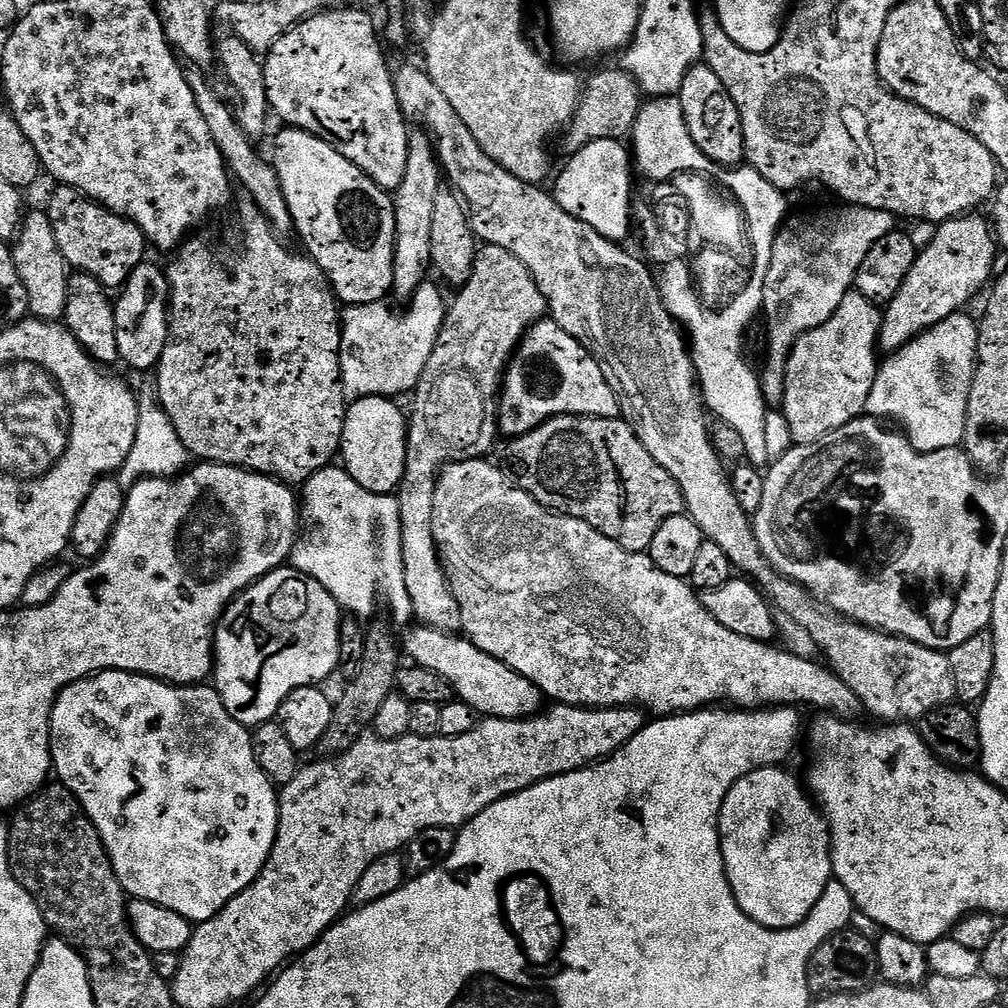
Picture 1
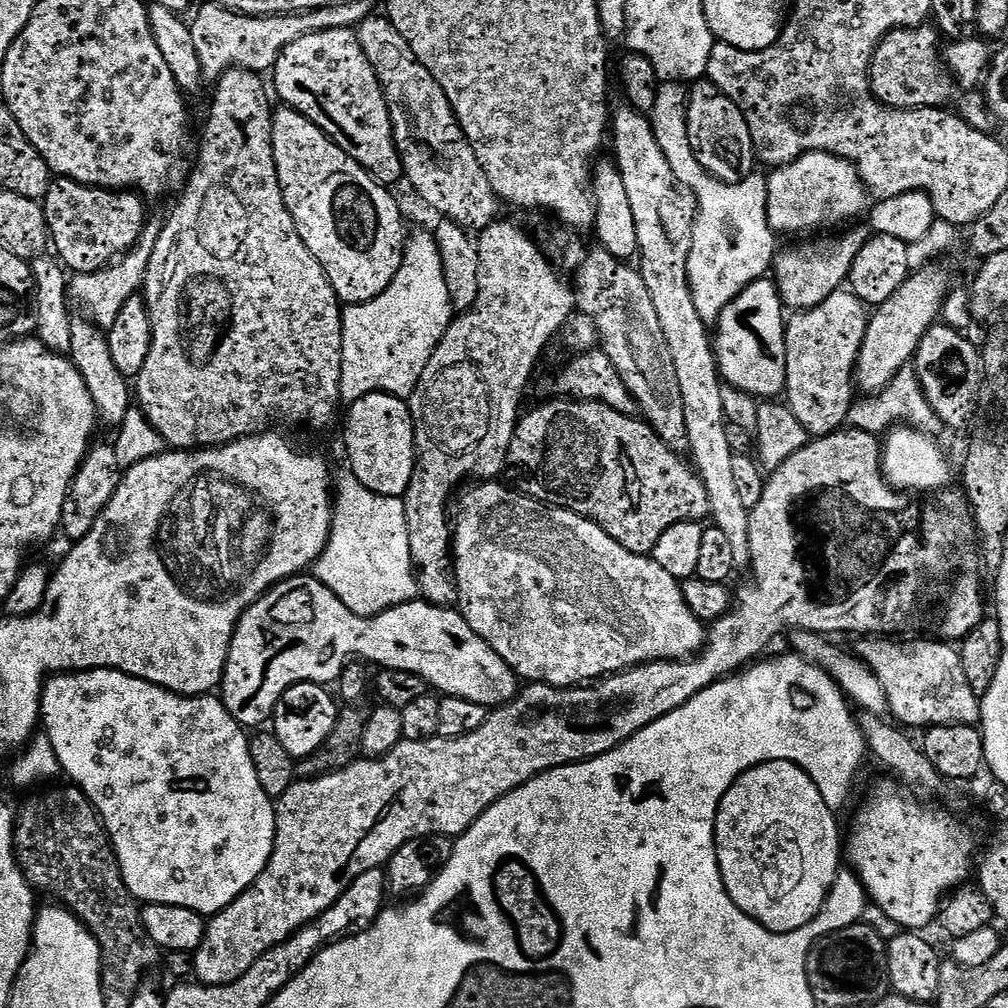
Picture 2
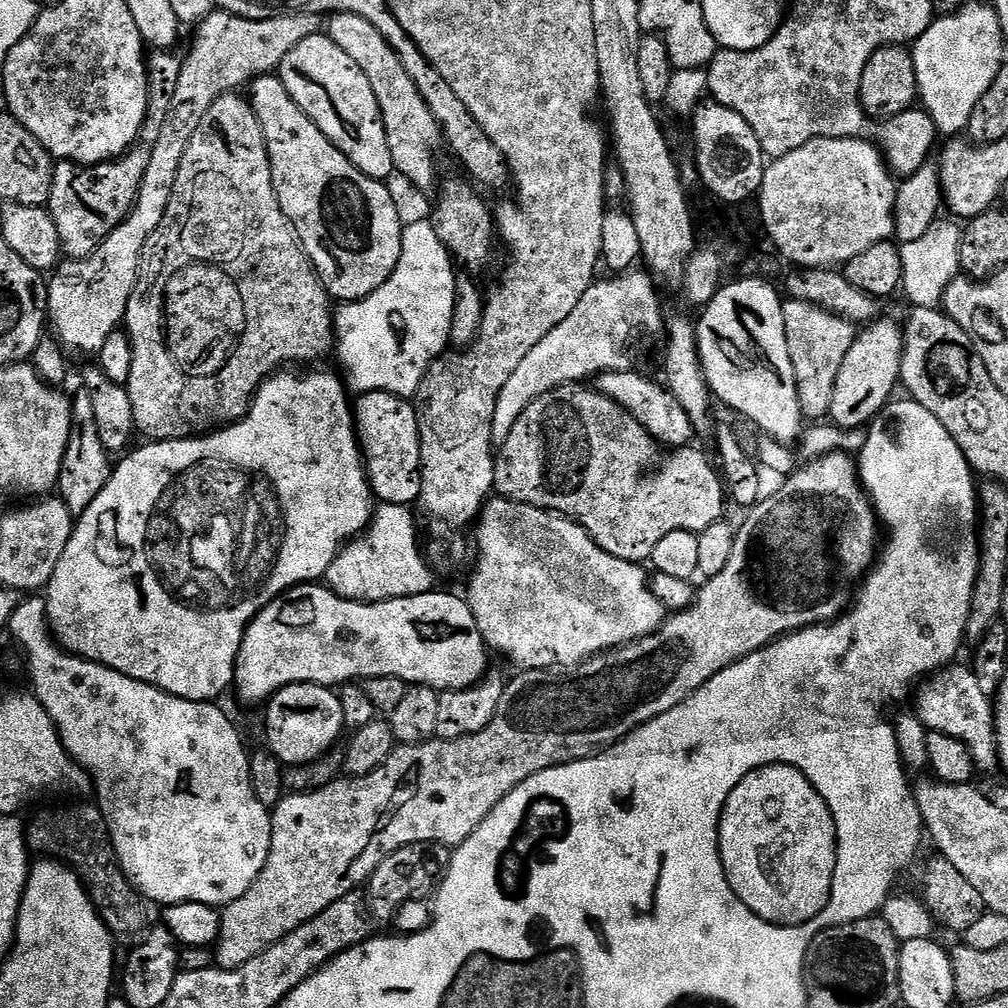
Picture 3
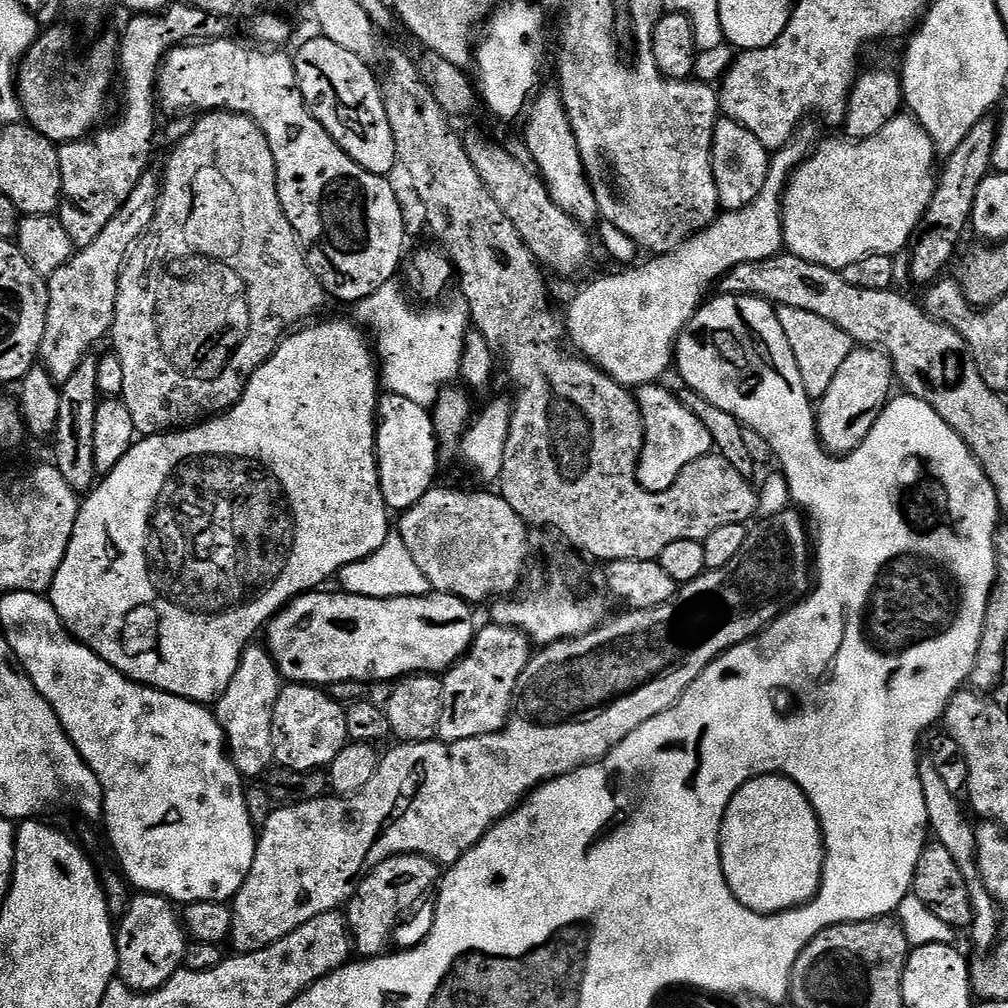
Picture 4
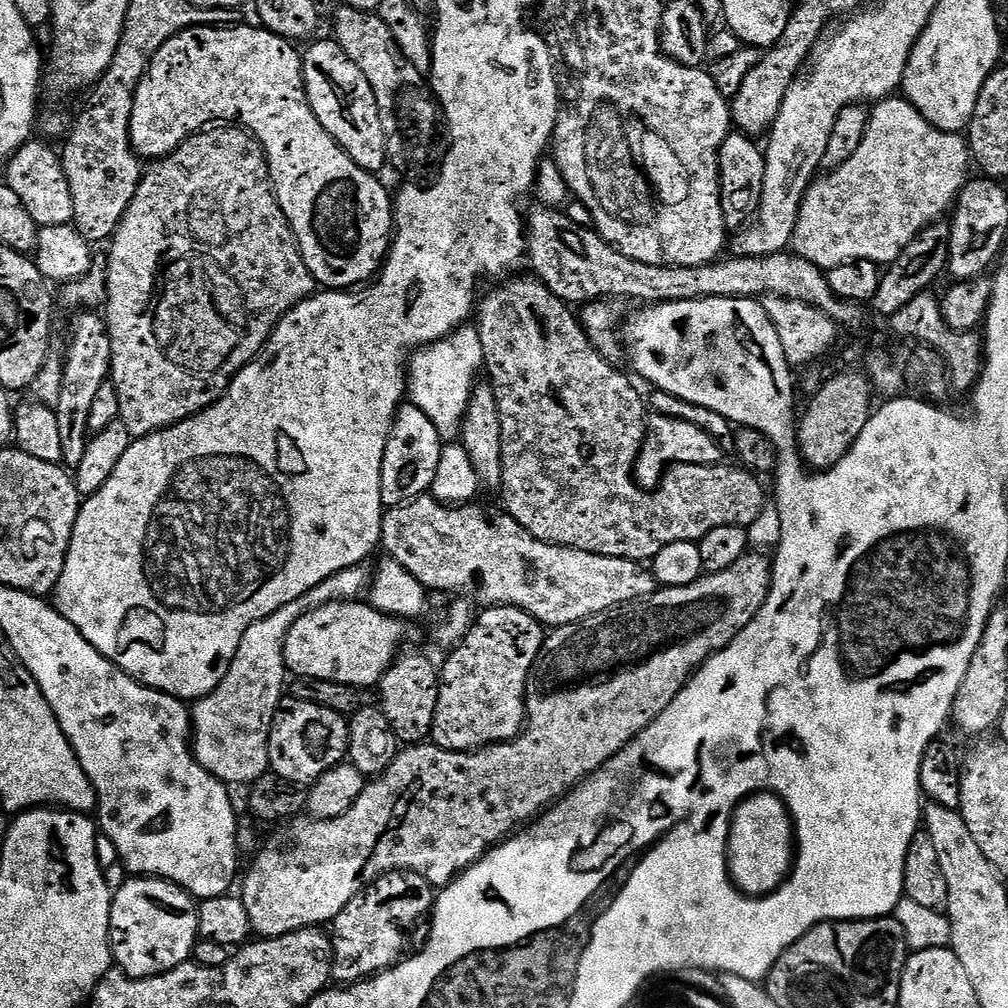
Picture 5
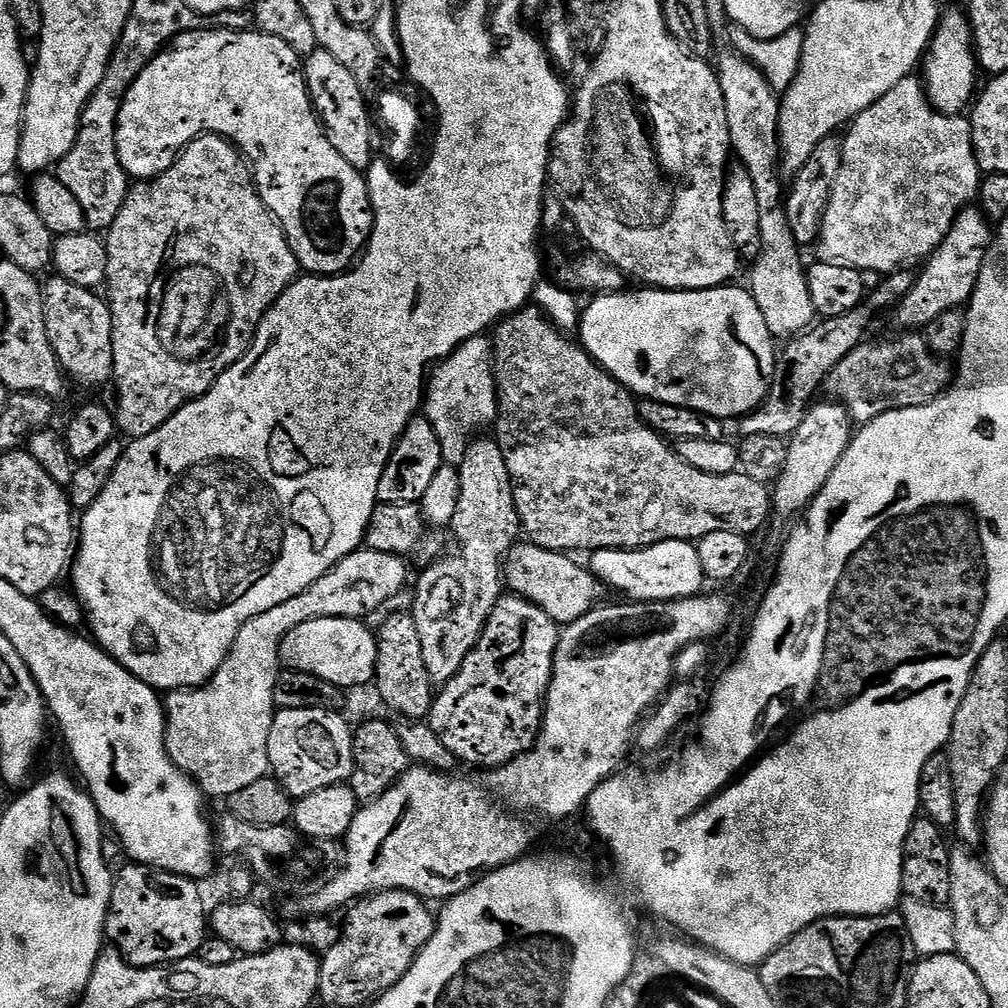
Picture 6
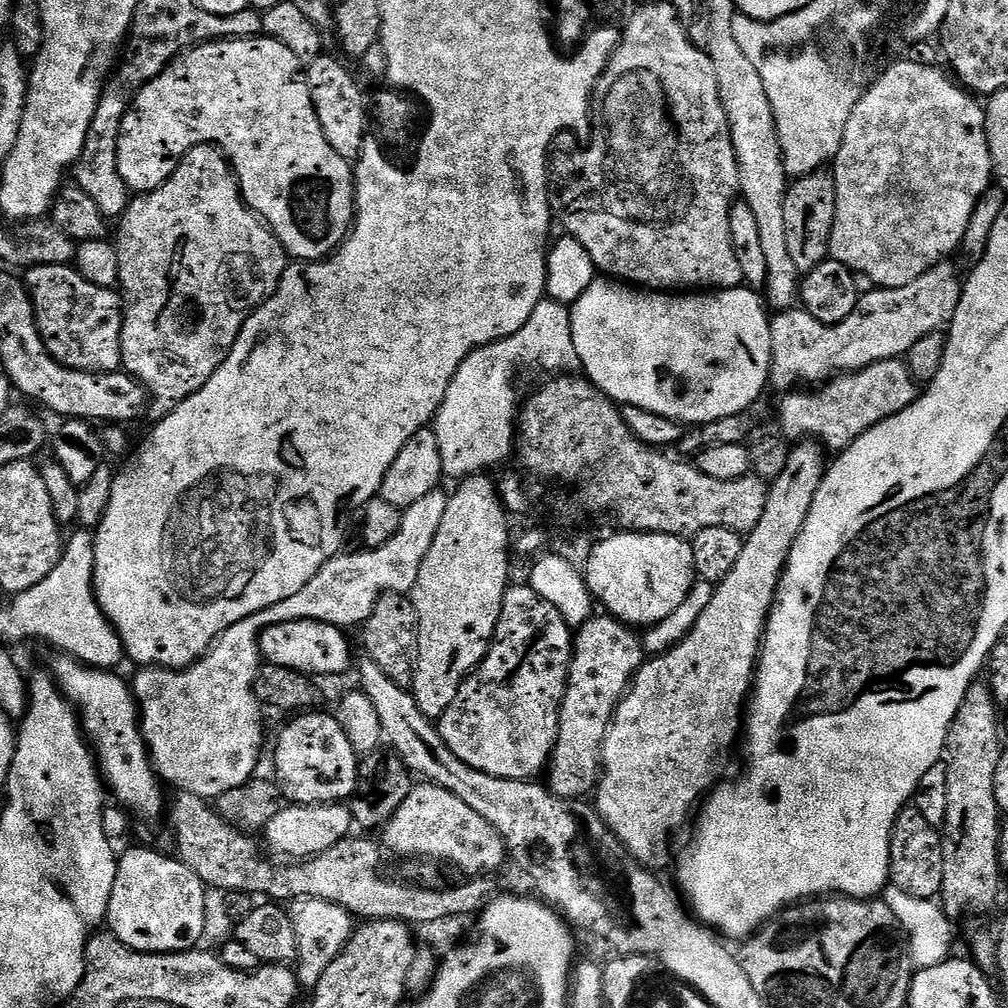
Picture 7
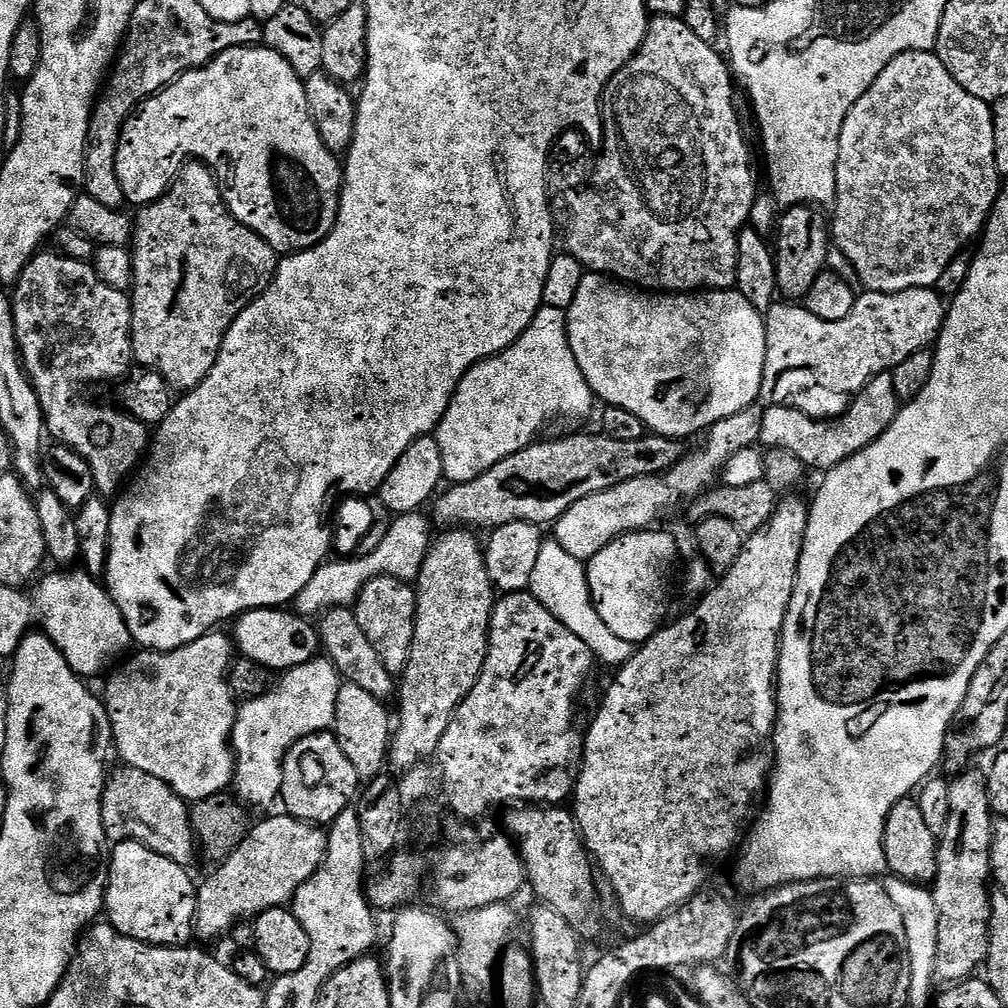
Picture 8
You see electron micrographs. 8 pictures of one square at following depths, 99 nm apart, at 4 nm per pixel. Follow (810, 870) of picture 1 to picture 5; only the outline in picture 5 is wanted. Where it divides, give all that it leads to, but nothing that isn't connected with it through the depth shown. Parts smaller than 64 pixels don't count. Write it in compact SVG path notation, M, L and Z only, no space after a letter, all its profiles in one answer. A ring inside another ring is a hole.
M757 792L741 801L732 815L727 856L728 872L744 895L768 895L787 880L795 857L795 823L780 797Z

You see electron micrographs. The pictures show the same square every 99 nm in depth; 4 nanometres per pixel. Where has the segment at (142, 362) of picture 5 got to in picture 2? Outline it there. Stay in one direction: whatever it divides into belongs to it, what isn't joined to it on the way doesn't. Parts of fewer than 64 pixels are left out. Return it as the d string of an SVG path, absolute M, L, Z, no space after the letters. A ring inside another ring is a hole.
M232 68L223 72L220 79L215 81L216 93L212 96L212 117L204 124L204 137L200 140L200 157L191 169L190 175L179 193L180 201L176 209L168 216L168 221L163 221L160 229L160 237L154 246L154 254L150 254L150 266L144 279L142 295L144 303L148 305L148 317L152 327L152 341L150 342L150 354L146 354L146 362L142 366L140 375L134 380L134 396L138 406L144 411L144 416L158 430L158 434L164 439L165 445L172 450L199 450L201 448L218 448L226 444L232 444L247 436L255 436L267 429L271 420L289 420L292 424L309 424L312 428L328 428L336 420L336 411L342 408L340 398L340 383L342 382L342 330L344 318L342 315L342 301L336 296L334 286L328 280L328 275L323 266L310 254L306 242L298 234L298 226L290 214L290 210L284 204L284 195L278 182L276 163L274 162L274 146L272 145L272 114L274 104L268 101L268 92L259 75L245 68ZM202 272L214 272L226 278L234 278L238 274L238 290L242 296L242 302L250 302L250 308L242 308L238 314L238 326L234 326L230 340L220 348L218 356L212 360L212 364L200 372L188 364L188 360L182 356L180 344L178 344L178 310L180 310L180 292L182 284L188 280L188 276L196 276Z

